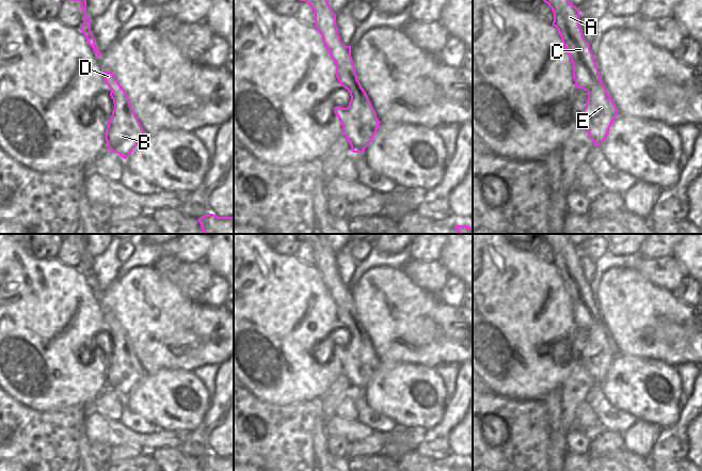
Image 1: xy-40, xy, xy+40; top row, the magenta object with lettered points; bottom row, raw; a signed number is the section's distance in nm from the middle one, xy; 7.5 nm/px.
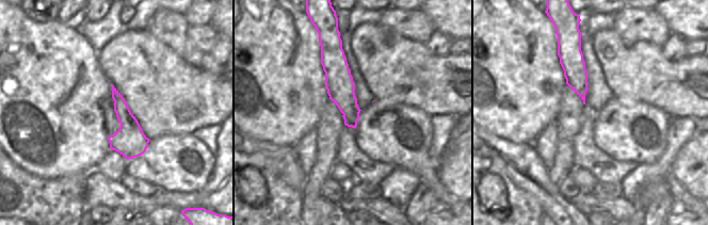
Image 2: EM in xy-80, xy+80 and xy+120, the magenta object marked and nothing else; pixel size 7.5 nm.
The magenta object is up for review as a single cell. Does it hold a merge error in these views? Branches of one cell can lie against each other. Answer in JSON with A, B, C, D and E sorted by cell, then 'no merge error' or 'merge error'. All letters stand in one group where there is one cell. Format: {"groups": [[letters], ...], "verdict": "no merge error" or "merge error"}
{"groups": [["A", "B", "C", "D", "E"]], "verdict": "no merge error"}

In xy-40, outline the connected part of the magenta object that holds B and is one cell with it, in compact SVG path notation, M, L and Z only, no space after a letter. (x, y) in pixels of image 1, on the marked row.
M103 70L103 79L111 90L110 96L114 104L106 130L108 150L126 159L146 135L125 90L114 75Z

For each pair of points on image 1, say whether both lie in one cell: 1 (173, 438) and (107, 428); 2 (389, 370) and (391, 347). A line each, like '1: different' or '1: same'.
1: same
2: different

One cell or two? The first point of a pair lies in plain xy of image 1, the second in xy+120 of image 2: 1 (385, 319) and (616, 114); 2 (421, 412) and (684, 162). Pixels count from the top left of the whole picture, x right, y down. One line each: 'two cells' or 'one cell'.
1: two cells
2: two cells

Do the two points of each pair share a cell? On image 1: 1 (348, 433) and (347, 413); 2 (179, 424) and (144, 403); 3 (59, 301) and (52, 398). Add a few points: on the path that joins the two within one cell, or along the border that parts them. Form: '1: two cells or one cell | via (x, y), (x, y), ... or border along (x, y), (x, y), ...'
1: two cells | border along (336, 414), (346, 419), (356, 420)
2: one cell | via (171, 420), (153, 404)
3: one cell | via (40, 326), (40, 348), (62, 374)

